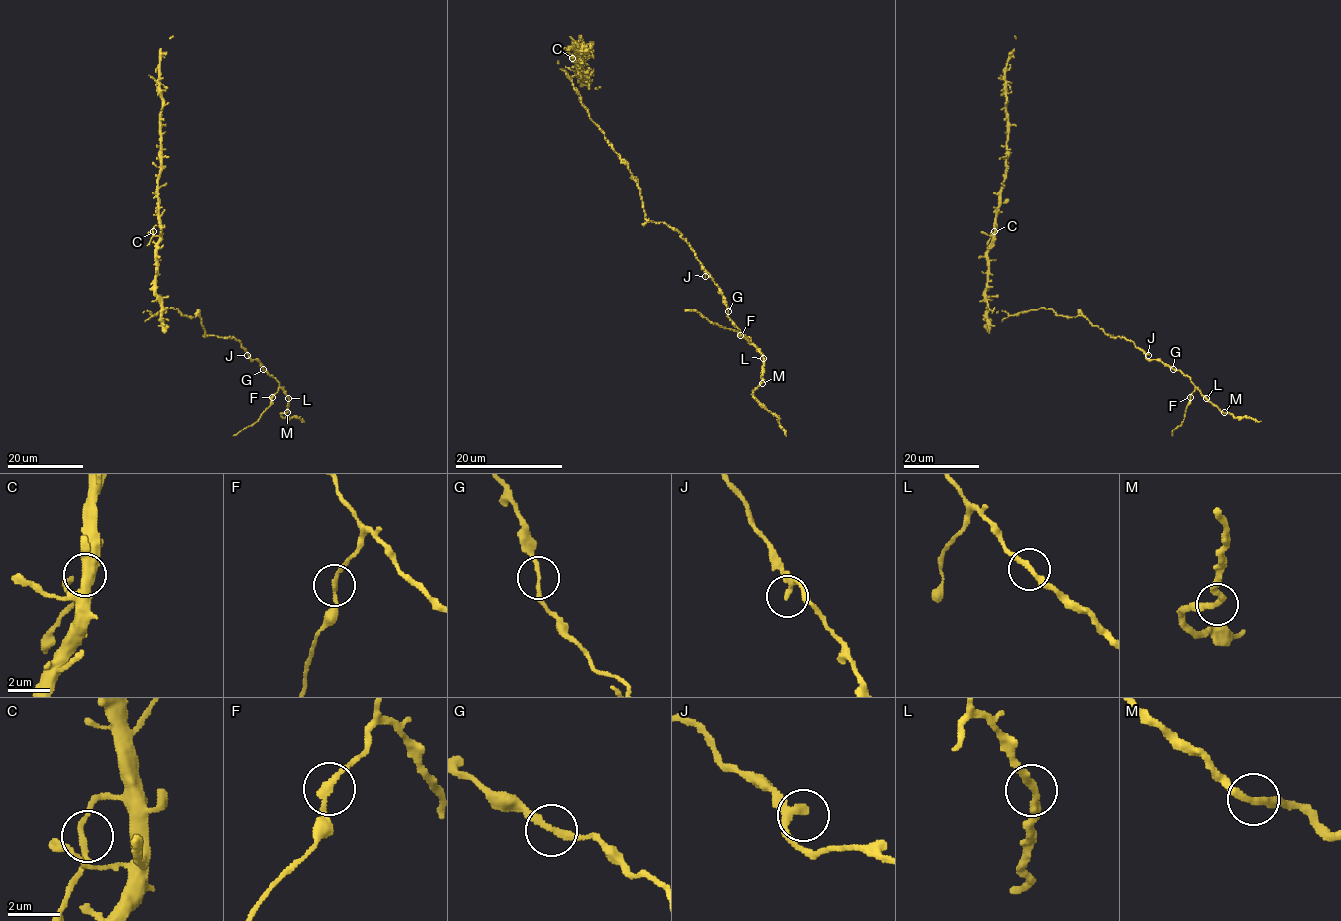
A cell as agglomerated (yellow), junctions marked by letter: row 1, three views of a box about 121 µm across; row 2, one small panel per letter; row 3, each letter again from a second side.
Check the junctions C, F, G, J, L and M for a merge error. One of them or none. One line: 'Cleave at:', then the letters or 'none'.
Cleave at: F

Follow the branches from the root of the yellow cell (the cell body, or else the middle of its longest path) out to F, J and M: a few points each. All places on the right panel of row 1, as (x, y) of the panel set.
F: (1025, 312), (1082, 316), (1111, 337), (1131, 340), (1148, 359), (1188, 375), (1194, 386), (1190, 397)
J: (1025, 312), (1045, 308), (1058, 316), (1084, 317), (1109, 336), (1123, 337), (1148, 355)
M: (1025, 312), (1045, 308), (1058, 316), (1084, 317), (1109, 336), (1131, 340), (1148, 359), (1188, 375), (1224, 412)

